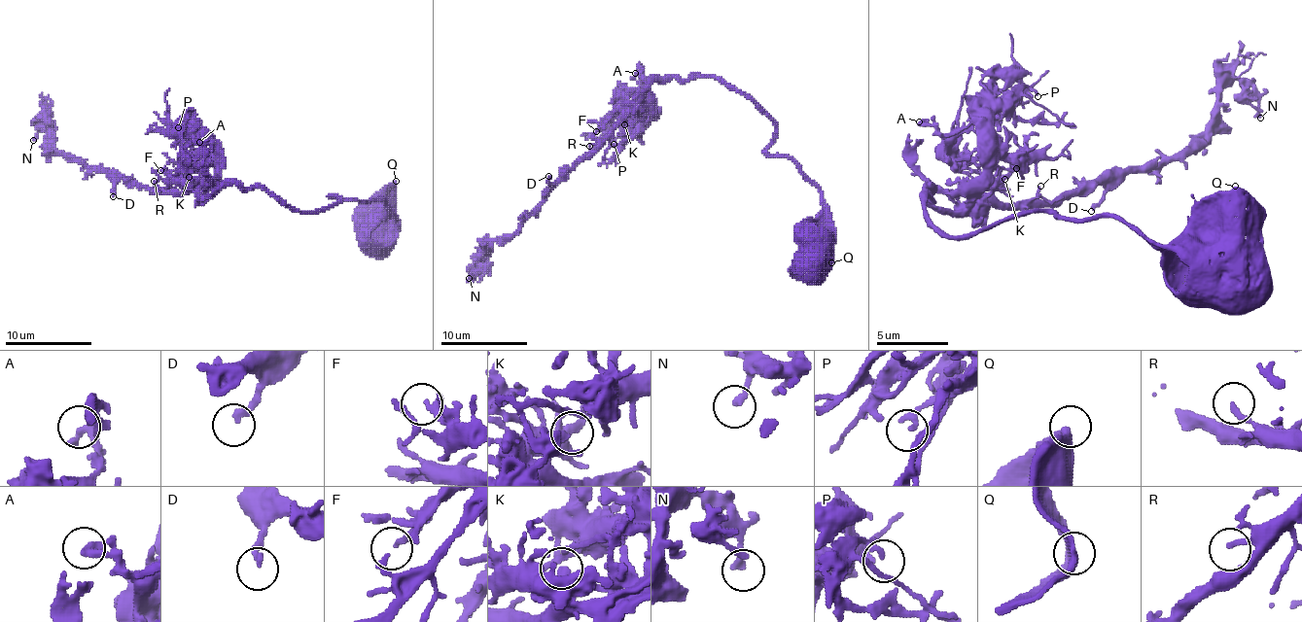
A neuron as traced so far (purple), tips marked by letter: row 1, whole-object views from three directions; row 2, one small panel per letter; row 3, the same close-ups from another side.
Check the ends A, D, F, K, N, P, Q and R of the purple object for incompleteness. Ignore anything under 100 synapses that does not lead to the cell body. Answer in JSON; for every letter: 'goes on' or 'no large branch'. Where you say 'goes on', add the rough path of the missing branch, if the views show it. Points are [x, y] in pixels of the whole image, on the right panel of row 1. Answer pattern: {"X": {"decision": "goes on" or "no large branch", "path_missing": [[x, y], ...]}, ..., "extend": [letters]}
{"A": {"decision": "no large branch"}, "D": {"decision": "no large branch"}, "F": {"decision": "no large branch"}, "K": {"decision": "no large branch"}, "N": {"decision": "goes on"}, "P": {"decision": "no large branch"}, "Q": {"decision": "no large branch"}, "R": {"decision": "no large branch"}, "extend": ["N"]}

